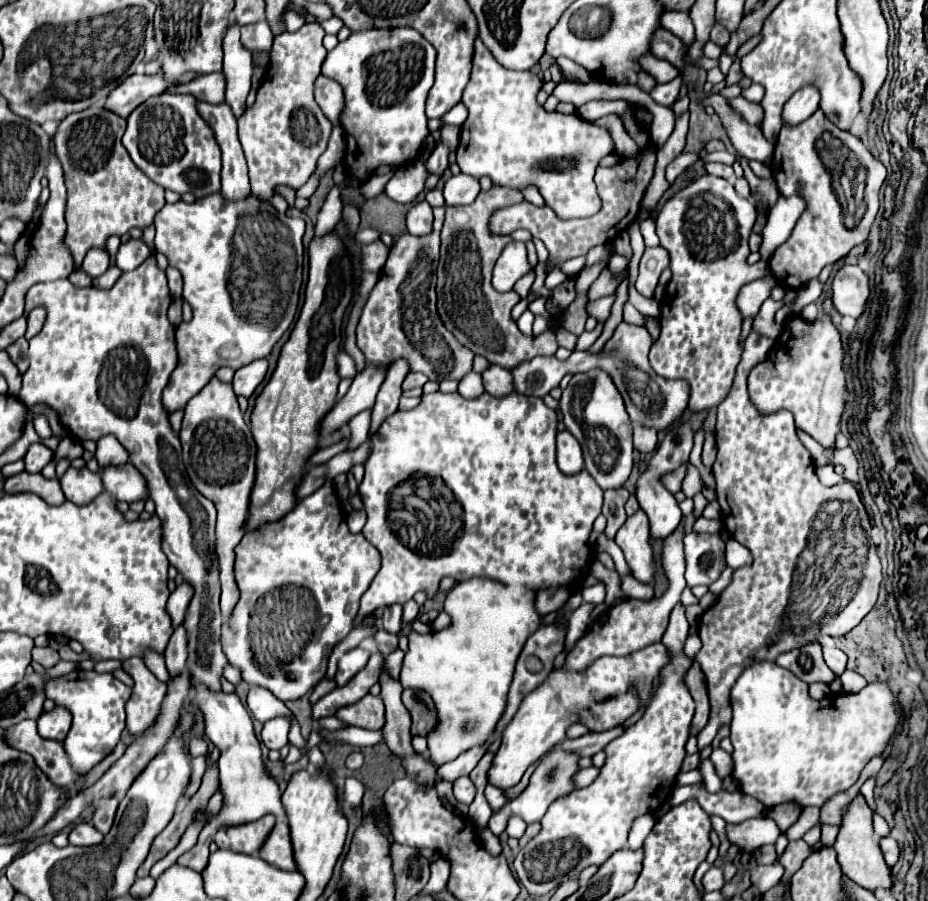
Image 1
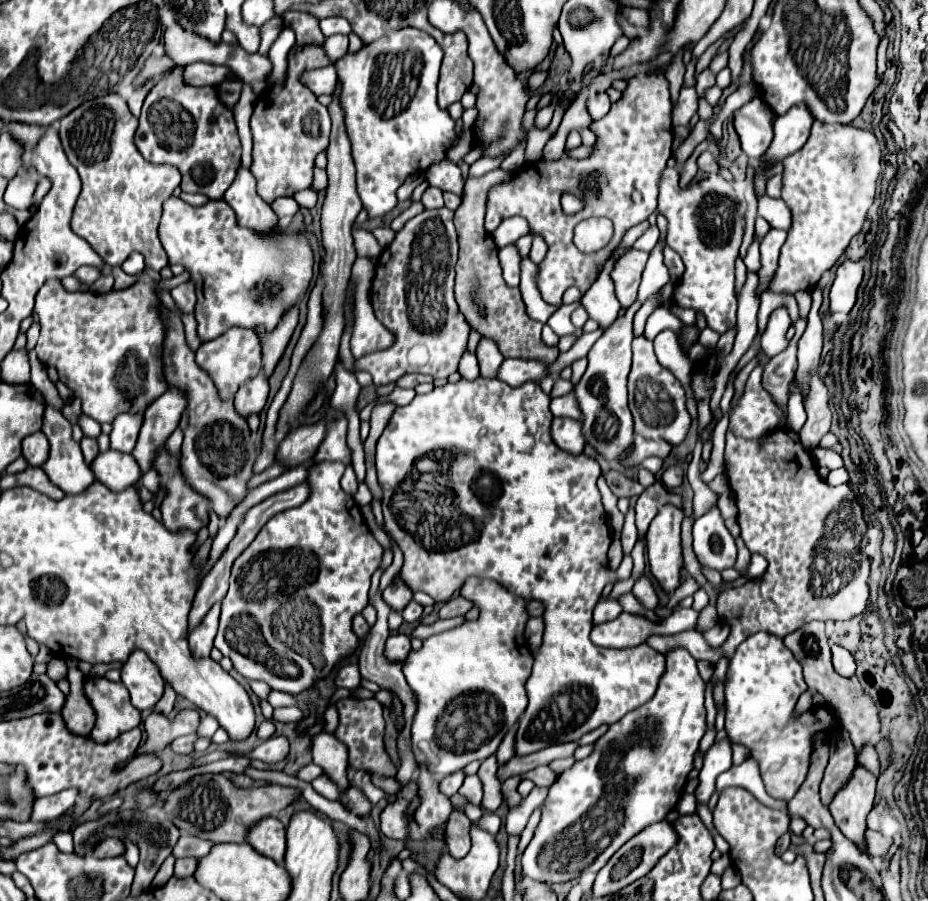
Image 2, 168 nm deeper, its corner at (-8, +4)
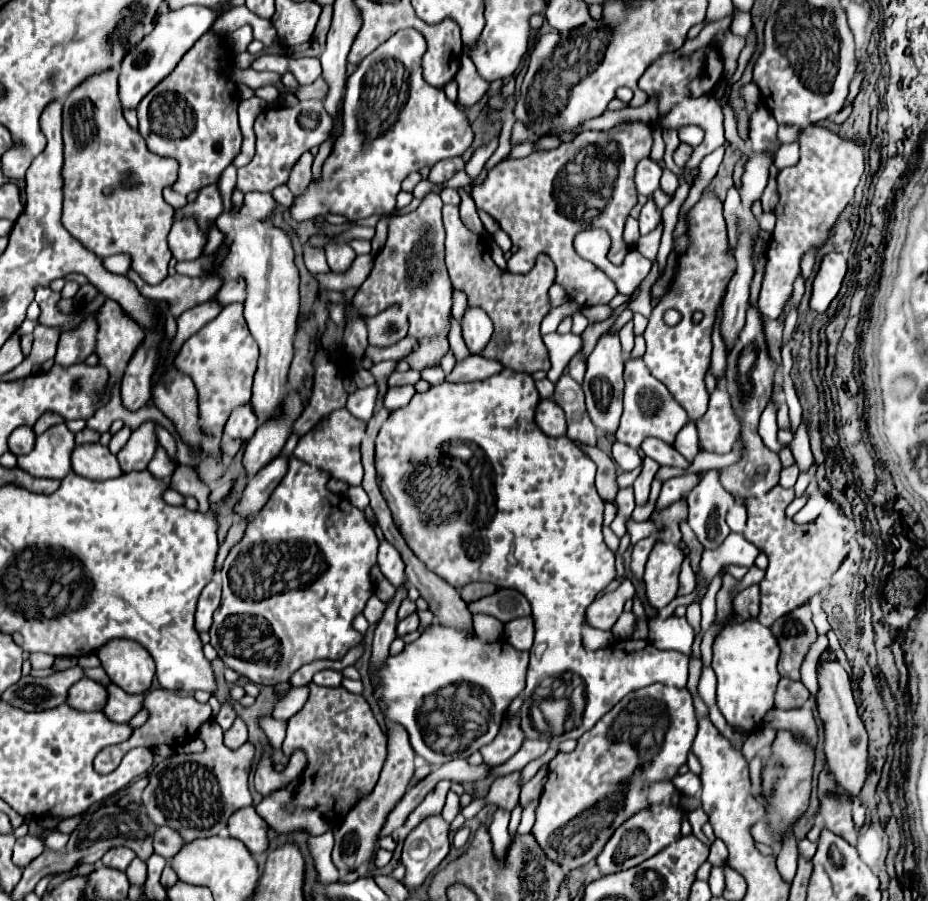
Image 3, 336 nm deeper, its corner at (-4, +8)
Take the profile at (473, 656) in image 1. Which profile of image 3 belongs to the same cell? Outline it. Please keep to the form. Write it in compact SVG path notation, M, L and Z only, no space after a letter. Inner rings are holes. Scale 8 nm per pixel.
M437 623L427 627L421 637L407 643L397 655L389 655L385 665L375 673L377 689L373 699L385 721L399 723L407 729L411 745L431 765L443 765L451 759L467 759L483 745L493 741L509 703L525 689L529 651L517 651L506 641L483 643L477 637L467 639L455 629L439 629Z

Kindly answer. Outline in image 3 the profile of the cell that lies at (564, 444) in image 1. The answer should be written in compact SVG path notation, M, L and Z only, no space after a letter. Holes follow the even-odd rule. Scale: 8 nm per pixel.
M551 397L539 401L539 405L535 409L535 421L551 437L561 437L567 431L565 413Z

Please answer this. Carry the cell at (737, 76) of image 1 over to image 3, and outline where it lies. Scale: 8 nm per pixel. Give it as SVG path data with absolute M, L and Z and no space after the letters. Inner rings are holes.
M665 169L665 171L663 171L663 177L661 177L661 191L671 197L671 195L675 195L677 187L679 187L677 175L673 175L669 169Z

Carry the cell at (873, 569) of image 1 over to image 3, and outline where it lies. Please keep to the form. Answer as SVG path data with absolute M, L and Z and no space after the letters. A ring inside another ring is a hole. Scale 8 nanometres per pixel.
M777 485L775 489L771 489L767 495L763 497L755 497L755 499L743 499L743 497L737 497L745 503L747 507L747 527L745 527L745 539L751 541L753 545L757 545L767 557L769 557L769 567L765 571L765 577L761 581L761 613L759 613L759 623L765 625L765 627L771 627L773 621L777 617L783 617L785 613L793 611L797 605L809 601L811 595L819 593L821 589L829 587L831 585L831 579L833 579L833 567L829 563L830 557L830 546L837 546L837 544L843 544L842 535L838 531L838 525L833 524L832 521L835 520L835 517L839 512L836 505L829 501L826 507L831 509L820 514L815 521L807 523L807 525L795 525L791 519L785 517L785 507L795 499L795 493L793 489L783 489L781 485Z

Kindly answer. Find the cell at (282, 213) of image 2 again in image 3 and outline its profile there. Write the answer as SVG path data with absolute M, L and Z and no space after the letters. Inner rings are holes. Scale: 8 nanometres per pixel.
M253 191L253 193L245 193L241 215L249 217L249 219L265 219L267 215L273 213L275 207L277 207L277 203L269 193Z

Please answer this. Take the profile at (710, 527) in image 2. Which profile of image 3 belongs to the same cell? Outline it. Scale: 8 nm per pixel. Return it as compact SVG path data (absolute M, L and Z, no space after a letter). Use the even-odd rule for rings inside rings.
M719 471L705 473L701 483L689 493L689 525L705 549L715 549L731 533L725 515L737 499L723 489Z

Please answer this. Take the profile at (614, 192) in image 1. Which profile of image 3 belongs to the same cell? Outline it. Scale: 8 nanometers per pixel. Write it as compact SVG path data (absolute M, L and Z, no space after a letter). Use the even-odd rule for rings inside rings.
M637 121L609 131L583 131L575 141L561 143L557 149L495 165L483 185L473 185L473 199L479 209L489 213L509 233L513 245L521 247L507 261L507 269L511 273L527 273L533 269L537 255L547 253L557 267L555 283L565 287L571 301L579 307L609 303L617 295L615 283L593 263L577 255L573 239L587 227L603 227L609 231L613 243L609 253L611 263L623 263L631 251L623 241L623 227L637 203L633 185L635 165L643 157L649 157L651 145L649 125Z

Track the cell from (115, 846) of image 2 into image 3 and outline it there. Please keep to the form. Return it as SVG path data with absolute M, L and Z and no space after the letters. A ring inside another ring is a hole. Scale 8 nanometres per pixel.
M111 849L109 853L105 853L105 857L101 859L101 863L105 867L113 867L113 869L119 869L119 871L127 871L129 863L135 859L137 855L131 851L131 849Z

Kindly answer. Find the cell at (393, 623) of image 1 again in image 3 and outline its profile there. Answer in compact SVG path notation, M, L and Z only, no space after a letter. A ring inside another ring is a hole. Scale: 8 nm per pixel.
M383 539L379 545L379 569L395 587L405 583L405 563L399 551L387 539Z

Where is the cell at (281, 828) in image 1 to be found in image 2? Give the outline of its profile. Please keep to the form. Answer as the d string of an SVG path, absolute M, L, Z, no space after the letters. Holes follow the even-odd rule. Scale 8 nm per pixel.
M265 817L249 831L247 841L257 853L271 857L277 865L285 863L285 849L287 849L287 833L285 825L275 817Z

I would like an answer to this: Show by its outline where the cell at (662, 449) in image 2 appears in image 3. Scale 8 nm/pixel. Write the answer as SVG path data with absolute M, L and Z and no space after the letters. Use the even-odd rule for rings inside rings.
M617 441L613 443L613 459L621 471L633 471L641 465L641 457L637 449L629 449L627 445L621 445Z

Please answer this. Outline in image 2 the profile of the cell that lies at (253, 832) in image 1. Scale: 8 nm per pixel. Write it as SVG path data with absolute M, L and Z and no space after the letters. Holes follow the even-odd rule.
M199 775L173 791L163 809L185 835L197 835L213 843L245 843L249 829L257 825L257 821L275 817L295 799L297 793L299 789L281 785L237 789L223 775Z

